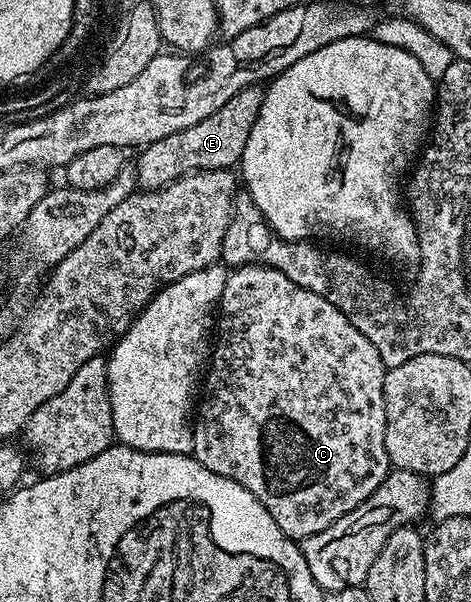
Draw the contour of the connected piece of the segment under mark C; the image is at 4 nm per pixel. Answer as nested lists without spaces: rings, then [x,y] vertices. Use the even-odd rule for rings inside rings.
[[[261,262],[245,263],[229,270],[228,280],[222,289],[222,297],[218,304],[218,318],[214,323],[214,346],[210,351],[210,366],[202,383],[204,400],[199,400],[198,414],[192,428],[192,455],[206,469],[218,473],[222,477],[232,479],[242,485],[262,506],[274,517],[278,529],[289,539],[303,541],[314,533],[322,533],[334,521],[338,521],[346,513],[350,513],[382,481],[390,470],[386,453],[386,401],[384,400],[384,376],[386,368],[376,346],[370,342],[340,310],[330,301],[318,297],[318,293],[298,286],[286,273]]]

